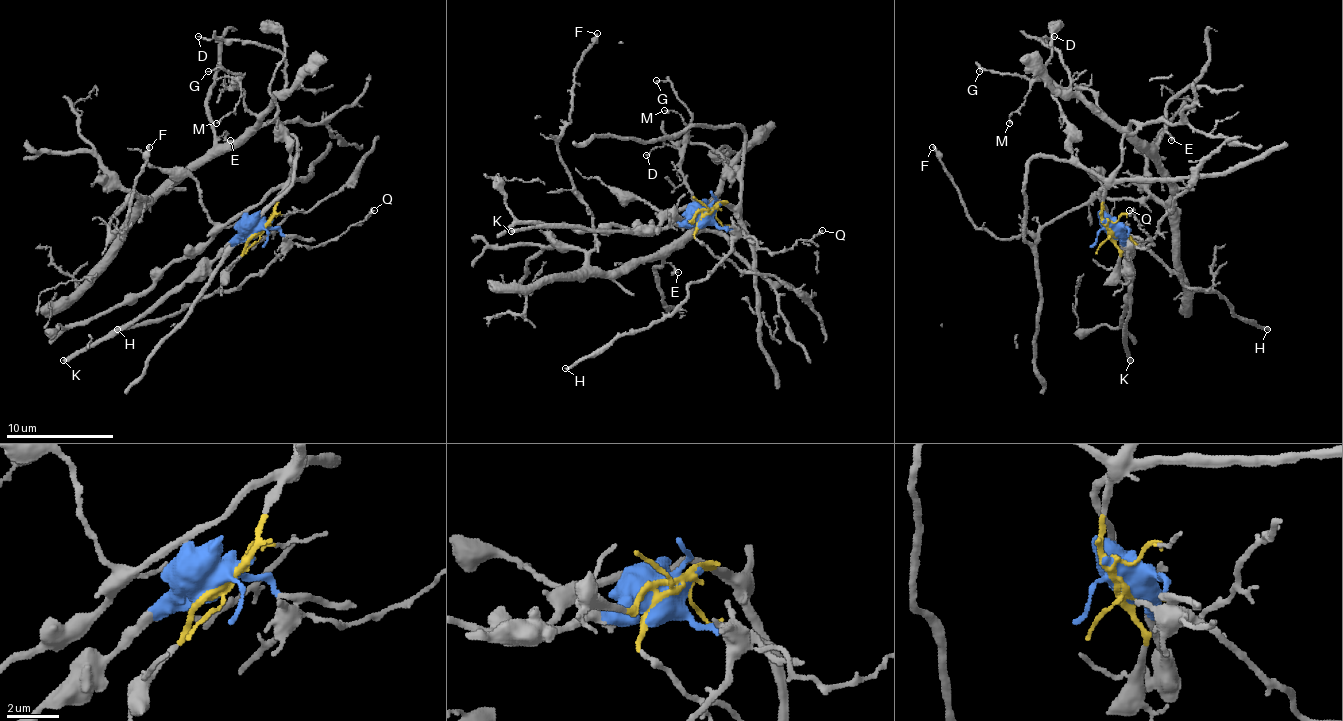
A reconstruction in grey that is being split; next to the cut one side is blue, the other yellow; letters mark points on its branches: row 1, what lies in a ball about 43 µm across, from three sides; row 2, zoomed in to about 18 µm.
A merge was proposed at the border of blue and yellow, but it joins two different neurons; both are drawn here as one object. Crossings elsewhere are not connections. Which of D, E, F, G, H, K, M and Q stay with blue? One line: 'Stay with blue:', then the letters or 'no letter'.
Stay with blue: H, K, Q

